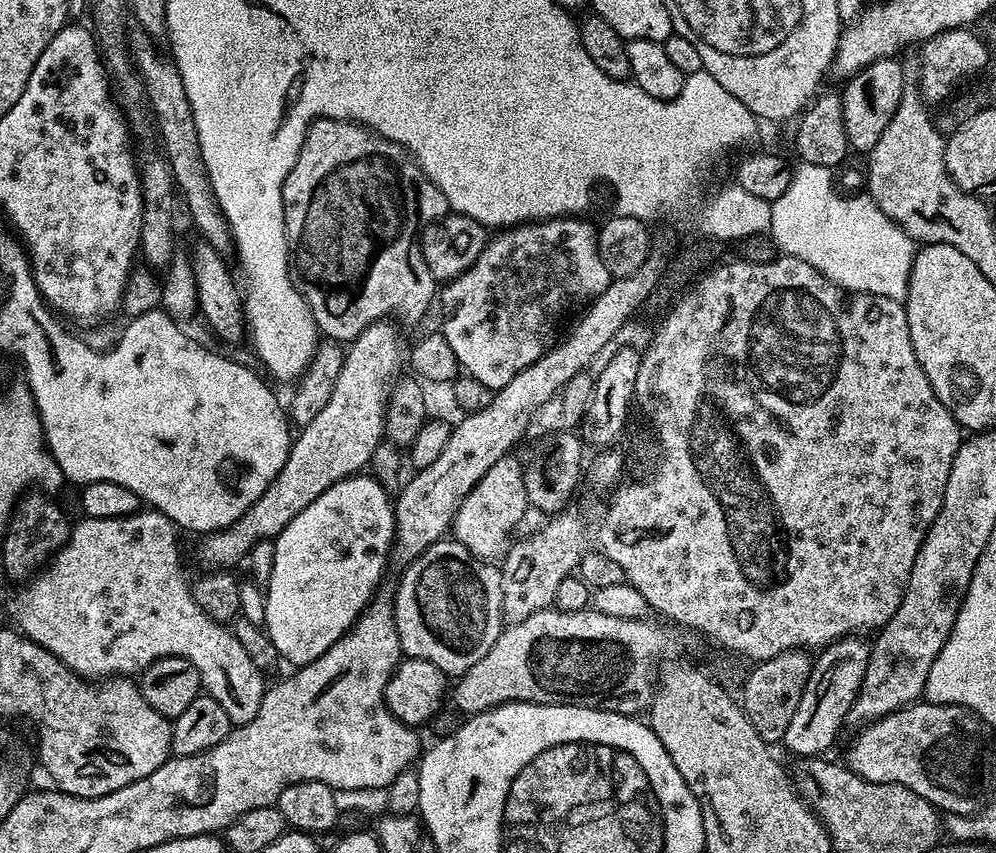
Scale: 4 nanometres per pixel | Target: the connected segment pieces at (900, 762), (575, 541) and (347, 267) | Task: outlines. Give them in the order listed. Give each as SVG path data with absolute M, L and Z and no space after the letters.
M913 702L907 708L899 708L897 712L889 712L887 716L863 725L848 748L846 767L863 780L875 784L906 786L932 804L932 796L936 796L936 791L932 789L932 784L928 784L928 780L924 780L924 772L920 772L920 752L924 752L924 744L928 744L932 736L942 738L950 729L956 728L957 722L972 728L975 720L977 717L968 709L954 704Z
M569 506L557 512L541 532L528 536L525 540L513 539L508 552L502 557L500 585L502 586L502 614L505 625L526 622L530 614L538 614L551 609L556 603L558 585L562 578L577 571L581 557L586 552L584 547L584 524L580 516Z
M313 120L308 128L306 138L302 142L302 150L290 170L290 174L285 178L282 186L282 202L284 203L284 233L288 236L288 251L290 253L290 264L299 280L299 290L308 308L312 311L312 317L317 329L324 332L329 341L351 342L356 337L363 334L371 324L379 324L385 318L392 318L395 312L400 312L400 316L408 324L416 324L428 312L428 307L433 307L434 297L438 292L437 281L432 279L431 272L421 270L415 272L412 269L412 239L416 236L416 231L420 228L420 219L433 212L433 217L439 218L447 216L450 209L446 198L430 182L420 165L412 159L411 154L405 150L401 144L396 144L392 140L372 132L364 125L350 120Z

